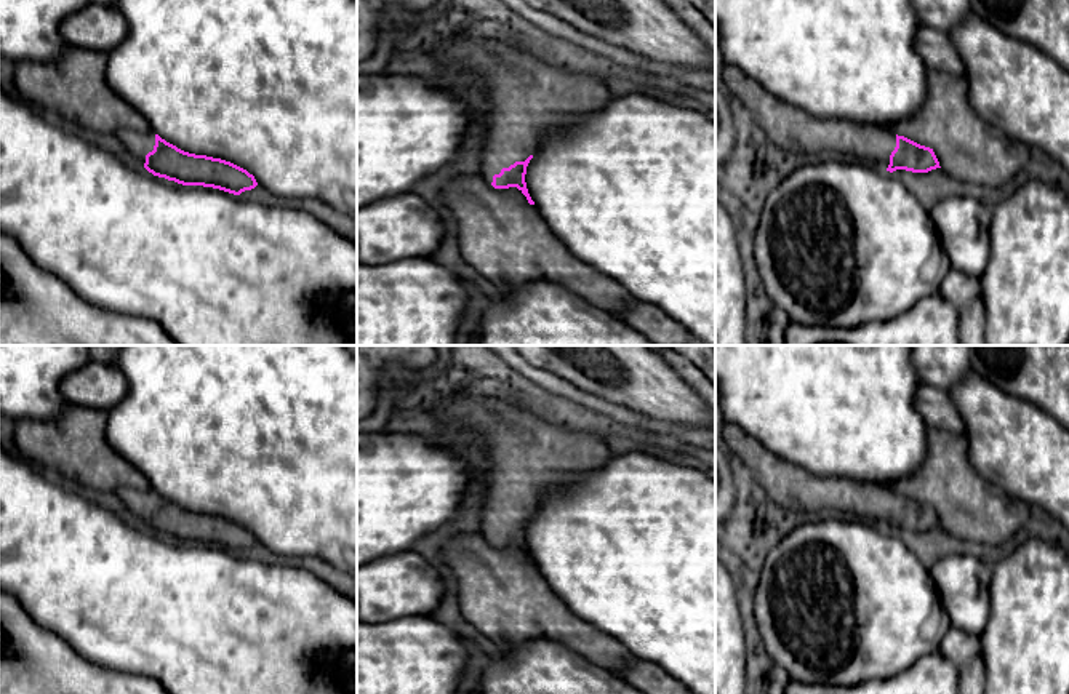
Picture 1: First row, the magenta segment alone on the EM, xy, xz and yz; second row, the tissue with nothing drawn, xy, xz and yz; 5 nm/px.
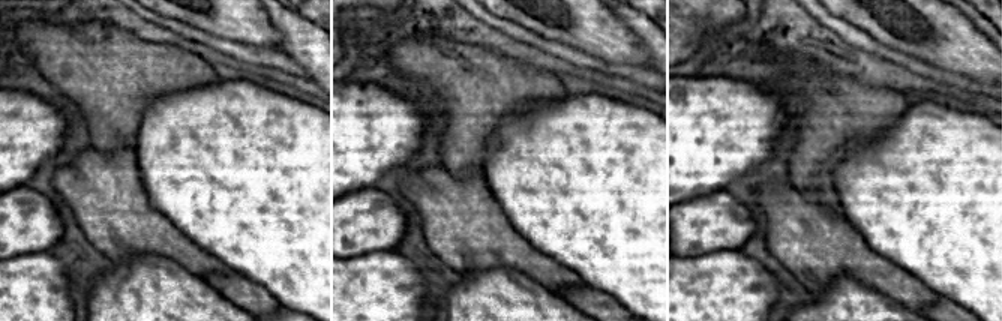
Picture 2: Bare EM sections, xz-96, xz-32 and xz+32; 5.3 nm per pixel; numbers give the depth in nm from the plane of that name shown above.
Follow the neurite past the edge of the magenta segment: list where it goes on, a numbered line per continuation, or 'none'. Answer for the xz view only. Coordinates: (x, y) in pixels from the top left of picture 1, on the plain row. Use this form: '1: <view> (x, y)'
1: xz (520, 456)

